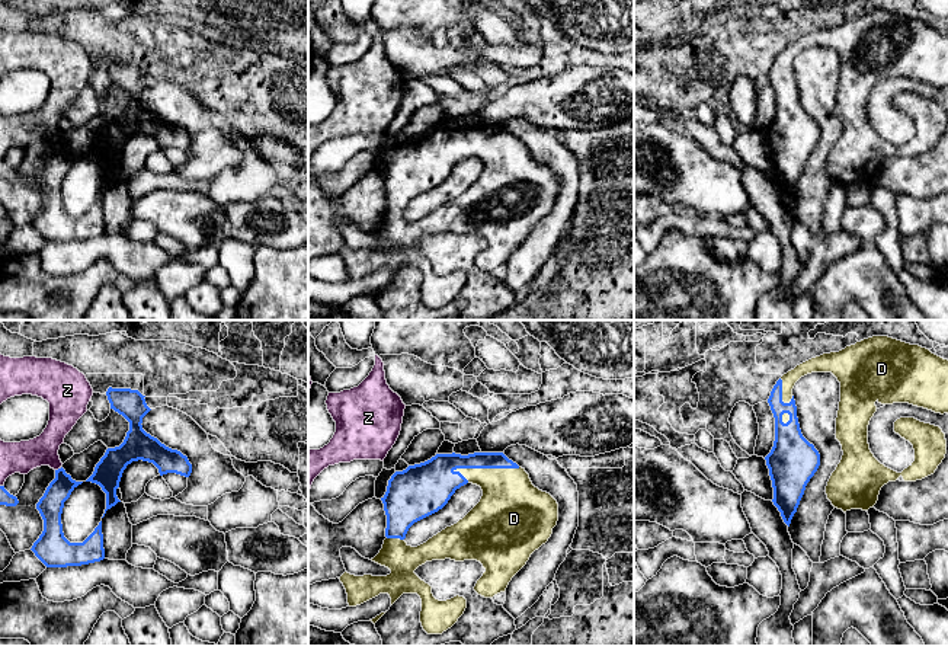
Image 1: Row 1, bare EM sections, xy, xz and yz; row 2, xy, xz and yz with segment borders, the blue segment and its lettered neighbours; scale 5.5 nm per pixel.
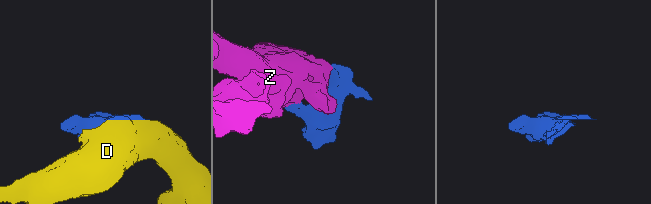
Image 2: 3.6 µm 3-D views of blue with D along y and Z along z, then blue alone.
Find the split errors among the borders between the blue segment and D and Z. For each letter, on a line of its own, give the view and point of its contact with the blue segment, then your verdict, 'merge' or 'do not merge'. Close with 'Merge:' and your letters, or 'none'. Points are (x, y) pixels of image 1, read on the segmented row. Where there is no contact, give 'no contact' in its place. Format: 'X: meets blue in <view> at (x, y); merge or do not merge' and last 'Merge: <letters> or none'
D: meets blue in xz at (486, 467); merge
Z: meets blue in xy at (58, 469); do not merge
Merge: D

